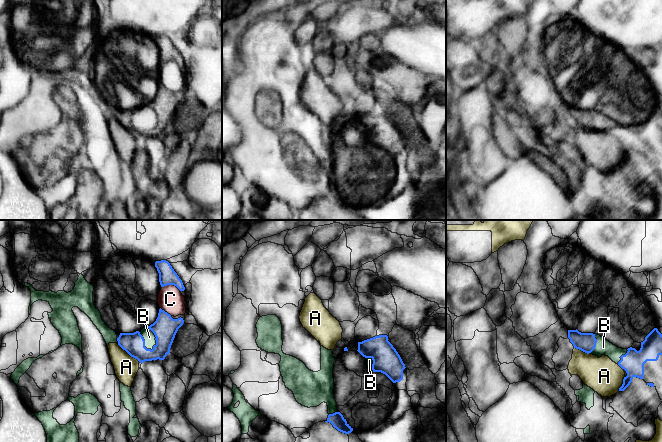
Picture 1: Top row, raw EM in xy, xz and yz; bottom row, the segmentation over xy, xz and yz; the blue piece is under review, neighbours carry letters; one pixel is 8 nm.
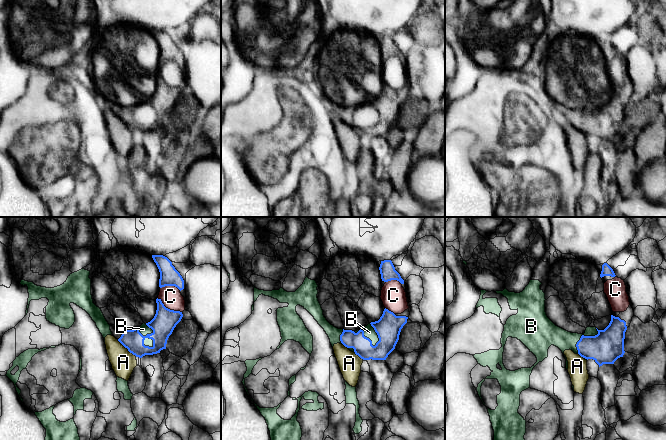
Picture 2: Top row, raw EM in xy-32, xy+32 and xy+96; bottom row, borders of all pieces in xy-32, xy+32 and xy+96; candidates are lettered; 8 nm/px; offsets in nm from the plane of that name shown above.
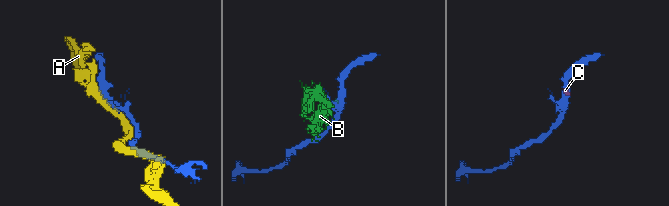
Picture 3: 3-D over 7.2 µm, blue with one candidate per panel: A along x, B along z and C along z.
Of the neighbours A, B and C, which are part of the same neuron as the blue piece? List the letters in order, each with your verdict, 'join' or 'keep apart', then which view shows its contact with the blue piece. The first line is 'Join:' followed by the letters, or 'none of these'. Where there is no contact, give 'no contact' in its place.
Join: C
A: keep apart; meets blue in xy
B: keep apart; meets blue in xy
C: join; meets blue in xy

